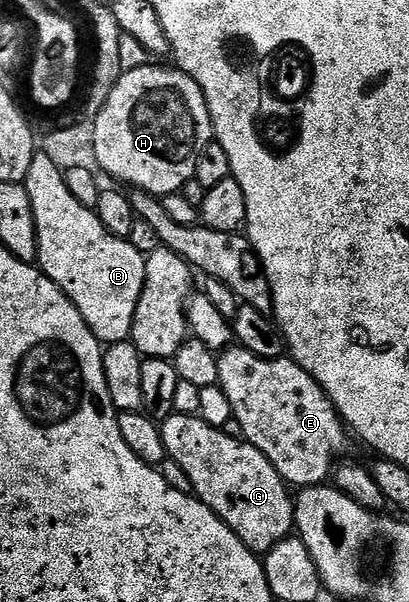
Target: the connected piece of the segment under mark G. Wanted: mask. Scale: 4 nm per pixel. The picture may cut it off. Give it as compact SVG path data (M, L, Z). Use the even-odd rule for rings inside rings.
M173 413L162 419L161 429L167 457L181 464L194 497L201 499L256 555L266 555L295 530L295 503L288 483L250 442L234 433L226 434L226 429L210 426L193 414Z

